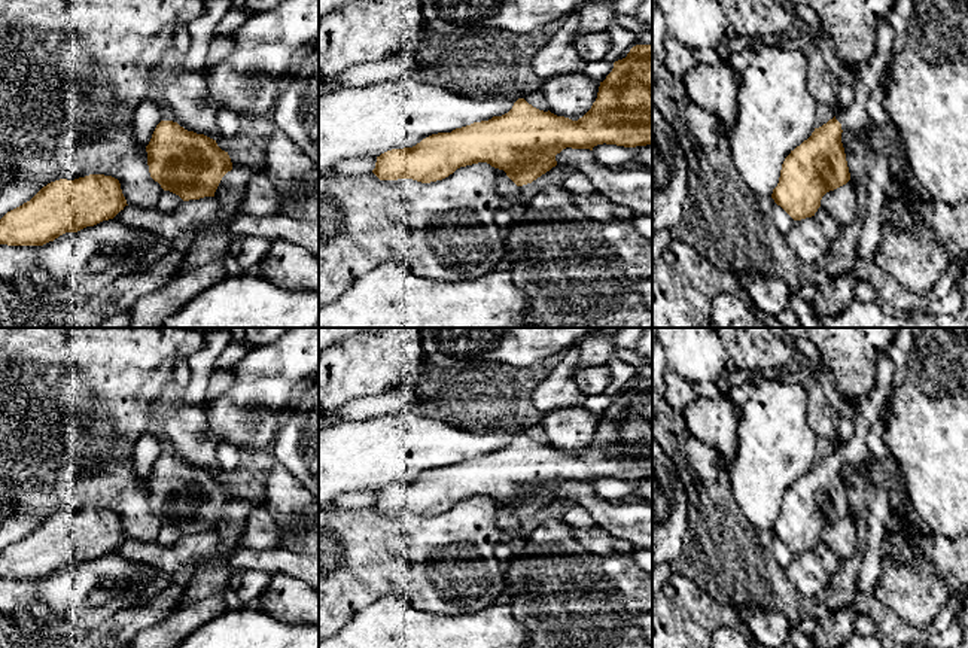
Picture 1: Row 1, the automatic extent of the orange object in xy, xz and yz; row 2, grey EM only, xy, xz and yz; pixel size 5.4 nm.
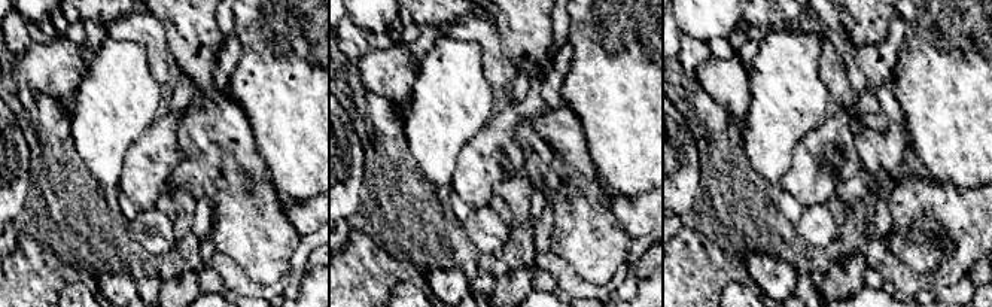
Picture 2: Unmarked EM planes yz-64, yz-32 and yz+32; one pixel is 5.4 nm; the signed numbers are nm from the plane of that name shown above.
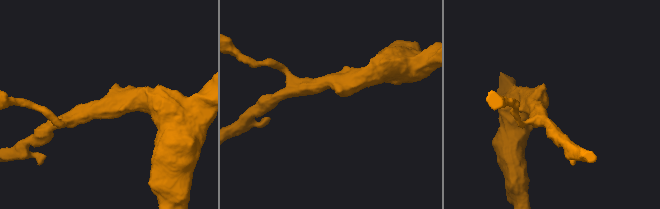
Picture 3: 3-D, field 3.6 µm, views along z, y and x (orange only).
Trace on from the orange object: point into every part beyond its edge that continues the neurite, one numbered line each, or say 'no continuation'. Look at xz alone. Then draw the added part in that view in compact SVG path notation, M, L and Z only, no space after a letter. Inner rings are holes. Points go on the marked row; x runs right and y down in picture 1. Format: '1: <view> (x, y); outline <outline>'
no continuation

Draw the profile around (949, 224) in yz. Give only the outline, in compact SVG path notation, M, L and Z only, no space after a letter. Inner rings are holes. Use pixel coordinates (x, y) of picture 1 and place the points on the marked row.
M899 198L889 201L882 209L882 222L892 226L901 225L905 212L920 217L928 223L935 238L947 249L950 262L932 289L925 295L917 295L901 286L901 283L874 259L856 259L855 276L858 280L870 283L883 302L897 310L910 308L926 310L931 301L941 299L958 283L968 264L968 203L950 206L943 201L925 201L922 198Z

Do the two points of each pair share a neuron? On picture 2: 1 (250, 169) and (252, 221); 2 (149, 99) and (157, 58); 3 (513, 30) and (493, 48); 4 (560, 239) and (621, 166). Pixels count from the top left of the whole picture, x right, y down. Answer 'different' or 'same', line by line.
1: same
2: different
3: different
4: different

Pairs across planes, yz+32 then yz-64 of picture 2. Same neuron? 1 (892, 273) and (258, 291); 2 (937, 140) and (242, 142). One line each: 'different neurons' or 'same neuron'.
1: same neuron
2: different neurons

